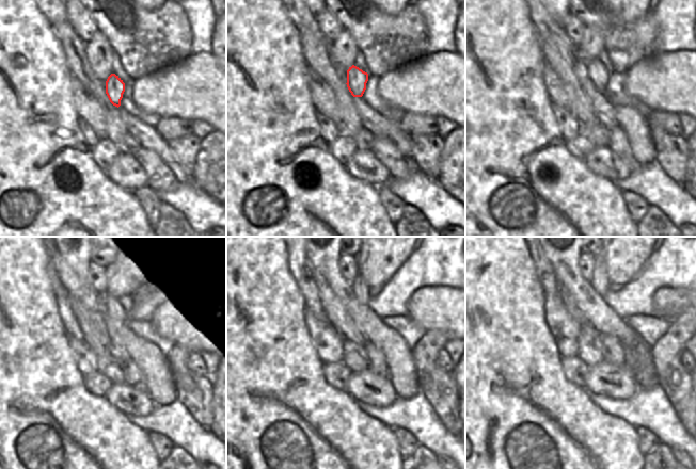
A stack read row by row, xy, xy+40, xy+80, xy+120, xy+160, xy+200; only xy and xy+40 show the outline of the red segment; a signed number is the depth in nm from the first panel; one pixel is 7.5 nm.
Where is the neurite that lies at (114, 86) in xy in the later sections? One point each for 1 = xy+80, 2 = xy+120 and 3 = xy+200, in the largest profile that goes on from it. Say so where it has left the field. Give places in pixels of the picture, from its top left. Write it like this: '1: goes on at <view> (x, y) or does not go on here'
1: goes on at xy+80 (598, 74)
2: goes on at xy+120 (117, 308)
3: goes on at xy+200 (600, 282)

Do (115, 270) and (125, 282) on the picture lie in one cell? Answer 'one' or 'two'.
one

